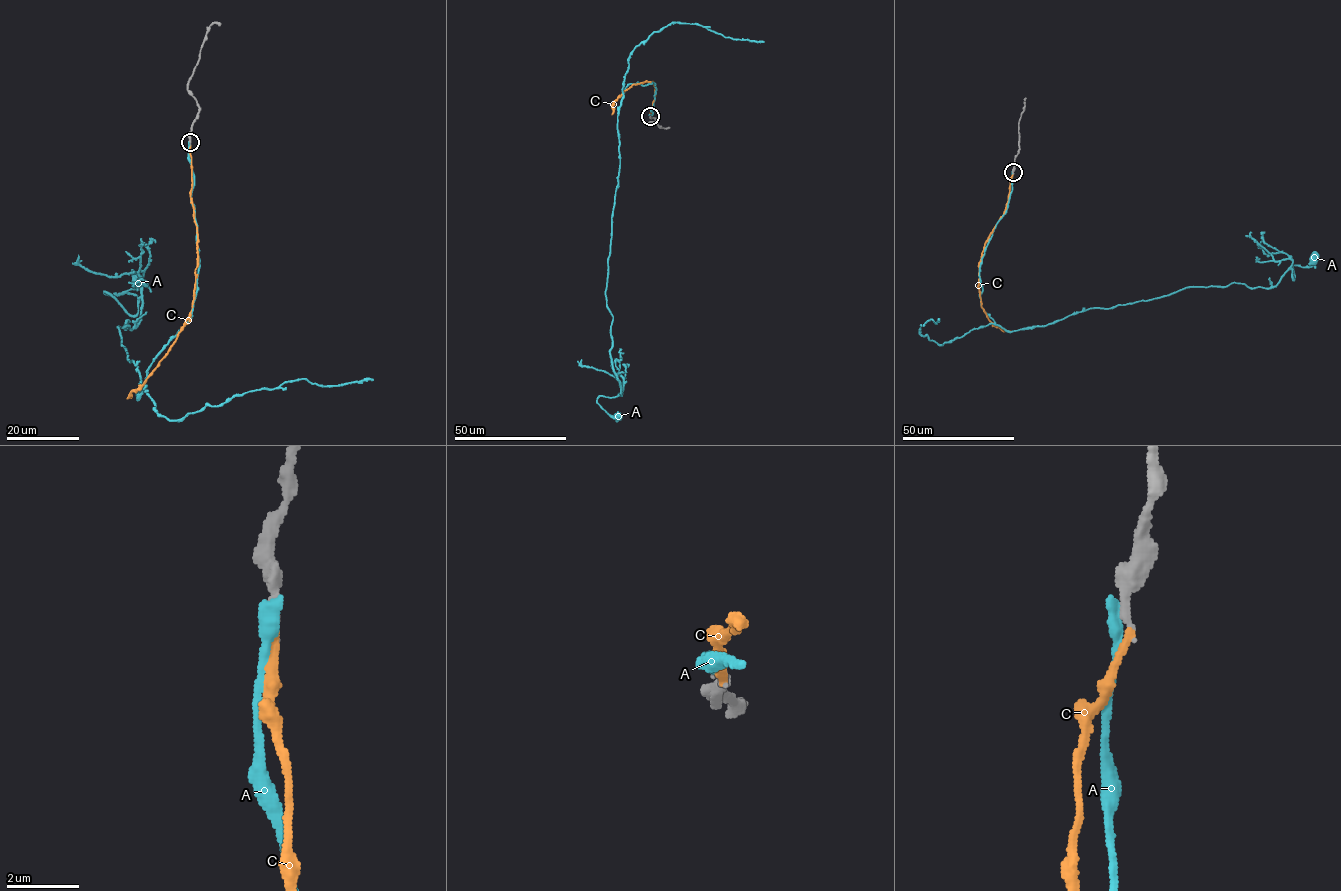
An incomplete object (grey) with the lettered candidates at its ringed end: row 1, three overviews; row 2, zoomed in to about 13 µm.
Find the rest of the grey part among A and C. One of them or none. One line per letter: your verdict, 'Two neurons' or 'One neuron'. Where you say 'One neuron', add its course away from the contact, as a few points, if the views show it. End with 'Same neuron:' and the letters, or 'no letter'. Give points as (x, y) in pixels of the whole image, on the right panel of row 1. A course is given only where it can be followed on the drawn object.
A: Two neurons
C: Two neurons
Same neuron: no letter

